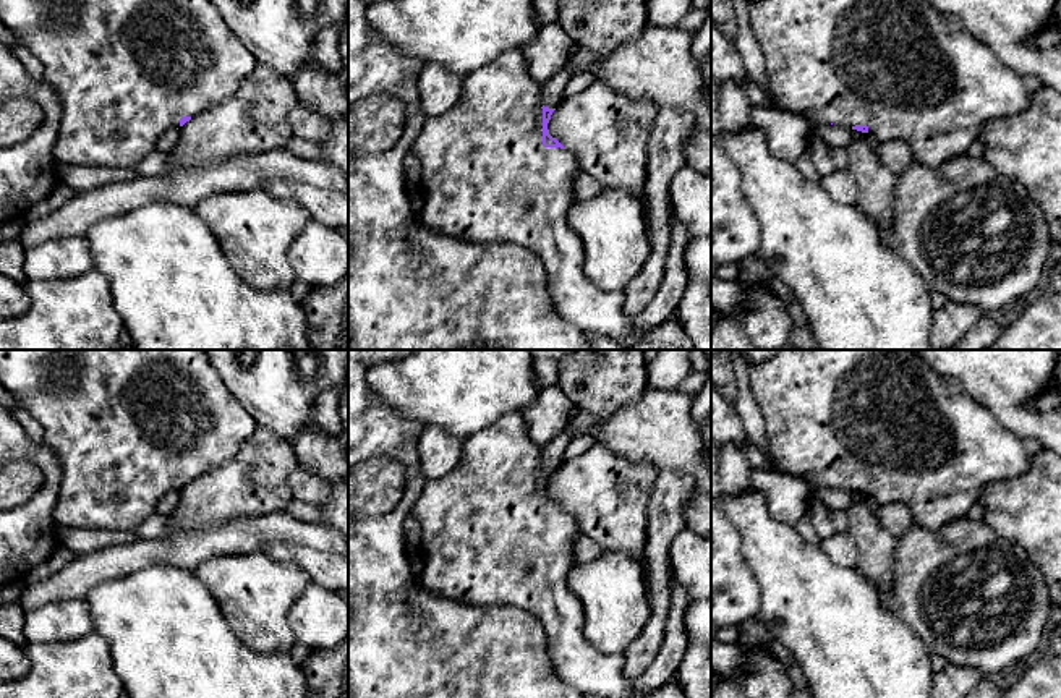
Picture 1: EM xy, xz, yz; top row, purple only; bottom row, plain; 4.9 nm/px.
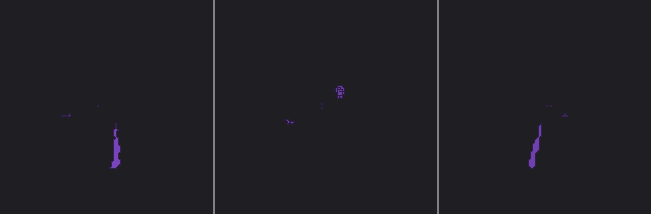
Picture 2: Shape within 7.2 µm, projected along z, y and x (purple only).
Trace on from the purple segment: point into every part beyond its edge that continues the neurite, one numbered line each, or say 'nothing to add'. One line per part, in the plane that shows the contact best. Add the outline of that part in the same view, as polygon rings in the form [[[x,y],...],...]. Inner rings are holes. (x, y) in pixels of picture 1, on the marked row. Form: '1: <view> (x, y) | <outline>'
1: xz (486, 177) | [[[522,49],[505,50],[496,60],[463,76],[457,104],[444,113],[428,117],[410,149],[421,162],[418,183],[424,204],[418,212],[418,220],[424,227],[465,241],[509,243],[530,249],[544,266],[557,314],[585,334],[607,337],[630,350],[646,334],[638,332],[635,317],[624,313],[624,292],[603,290],[586,275],[586,249],[580,235],[569,225],[569,211],[577,201],[575,180],[582,168],[570,151],[543,146],[541,107],[541,83],[531,76]]]

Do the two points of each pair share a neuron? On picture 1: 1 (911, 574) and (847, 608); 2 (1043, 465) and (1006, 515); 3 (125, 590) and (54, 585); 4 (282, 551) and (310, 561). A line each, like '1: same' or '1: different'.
1: different
2: same
3: different
4: same

